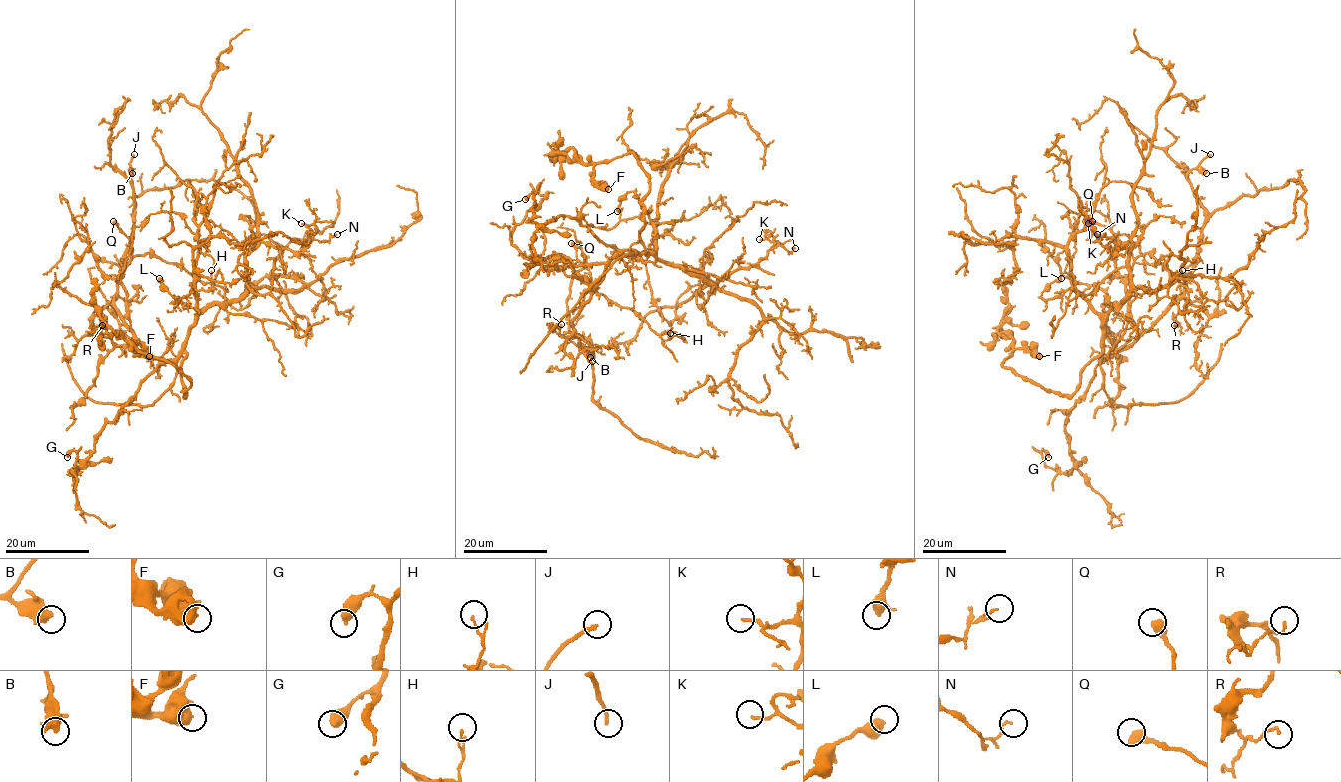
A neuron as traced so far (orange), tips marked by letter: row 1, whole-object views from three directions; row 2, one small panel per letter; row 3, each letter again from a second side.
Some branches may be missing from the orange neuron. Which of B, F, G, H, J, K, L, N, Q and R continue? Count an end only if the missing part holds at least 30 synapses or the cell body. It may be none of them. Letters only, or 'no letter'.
no letter

